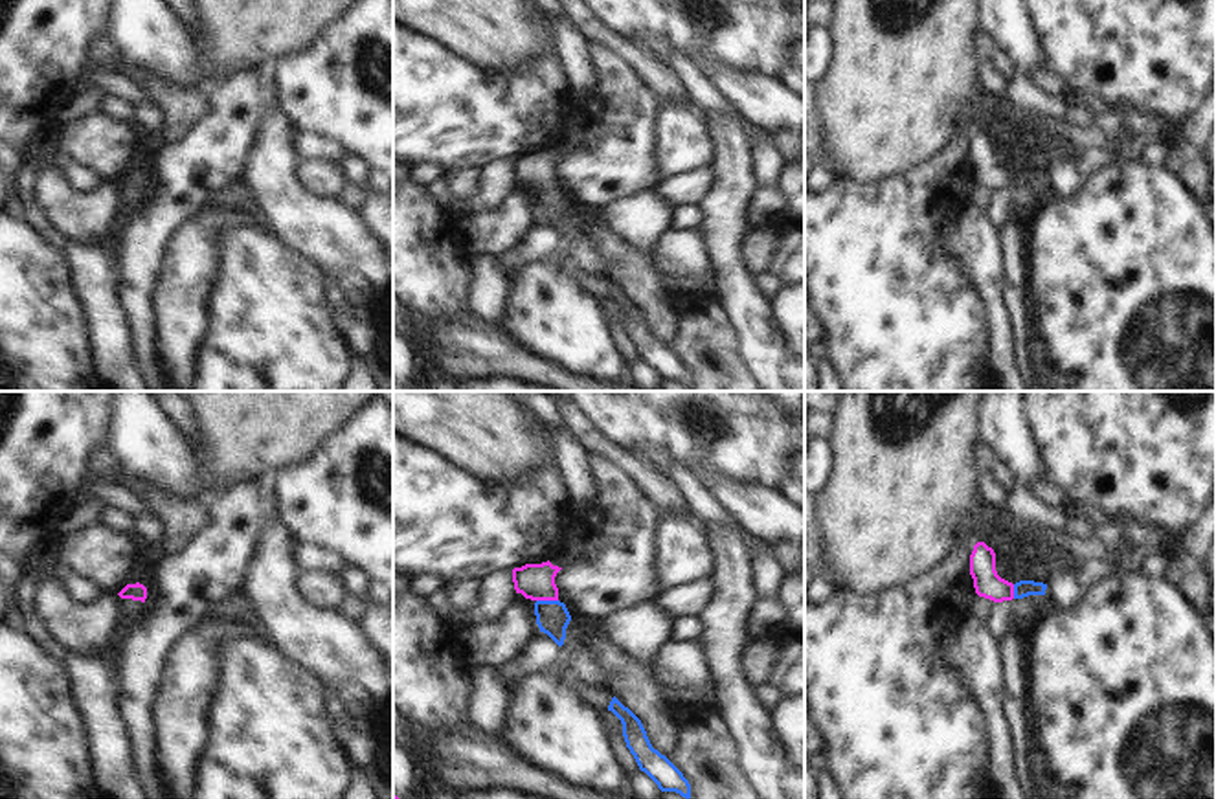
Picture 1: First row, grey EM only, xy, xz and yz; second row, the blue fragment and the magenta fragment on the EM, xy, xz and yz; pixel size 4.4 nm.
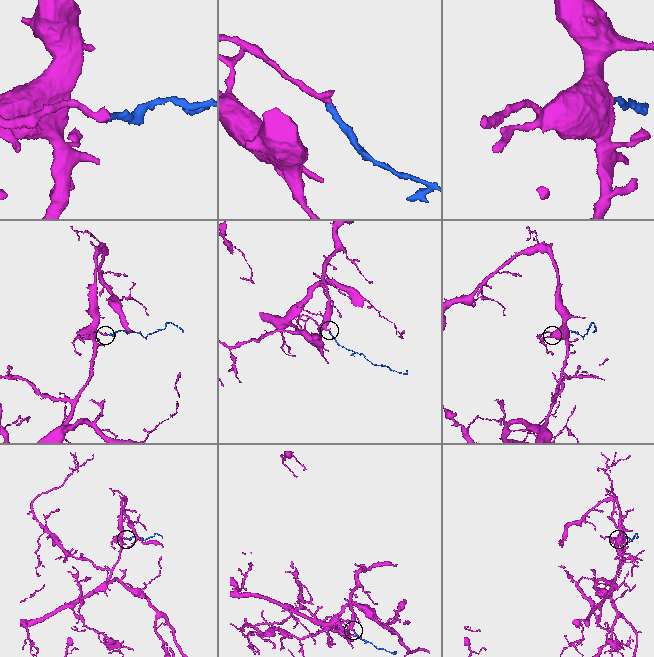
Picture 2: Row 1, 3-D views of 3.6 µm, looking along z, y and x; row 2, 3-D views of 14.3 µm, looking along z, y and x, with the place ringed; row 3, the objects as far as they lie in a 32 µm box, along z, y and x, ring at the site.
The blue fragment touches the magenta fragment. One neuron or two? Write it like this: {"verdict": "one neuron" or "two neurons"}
{"verdict": "one neuron"}

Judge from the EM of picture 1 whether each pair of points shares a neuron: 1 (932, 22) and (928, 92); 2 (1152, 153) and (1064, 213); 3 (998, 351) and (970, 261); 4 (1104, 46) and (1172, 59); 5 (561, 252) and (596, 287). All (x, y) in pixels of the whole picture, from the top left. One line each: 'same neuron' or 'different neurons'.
1: same neuron
2: different neurons
3: same neuron
4: same neuron
5: same neuron

